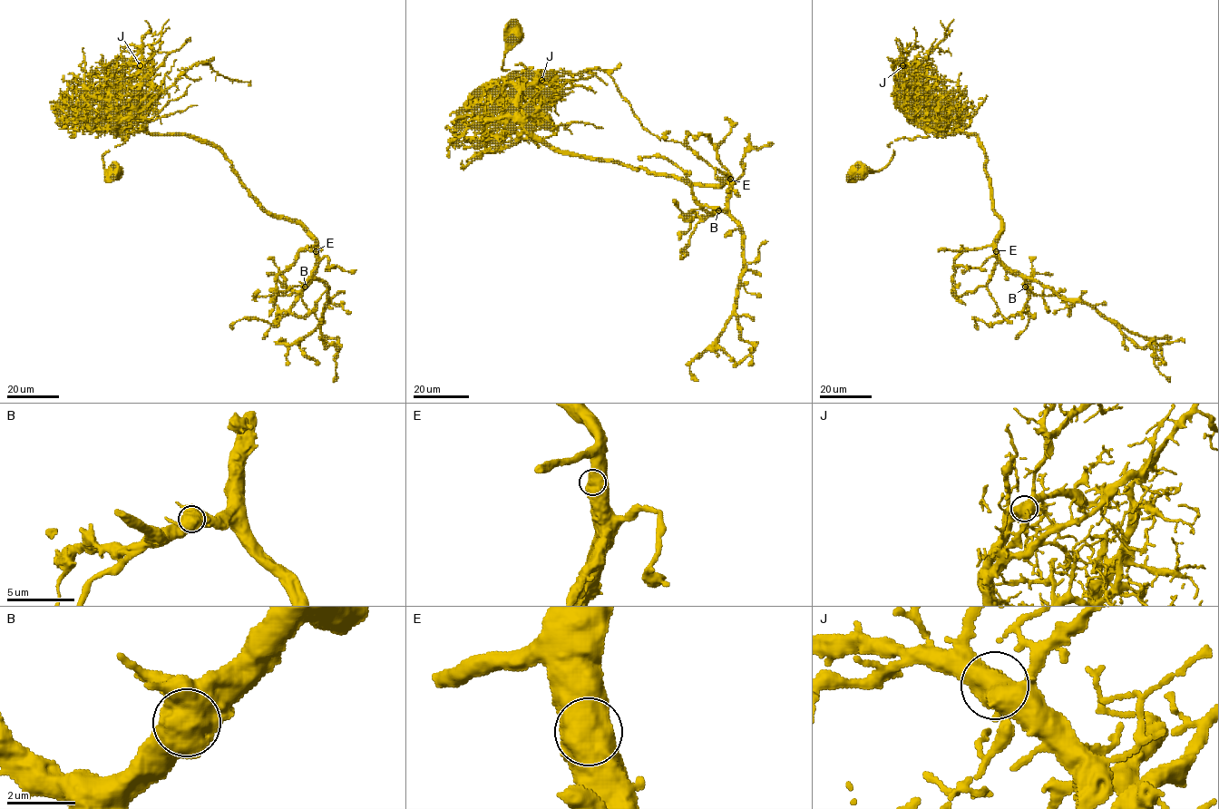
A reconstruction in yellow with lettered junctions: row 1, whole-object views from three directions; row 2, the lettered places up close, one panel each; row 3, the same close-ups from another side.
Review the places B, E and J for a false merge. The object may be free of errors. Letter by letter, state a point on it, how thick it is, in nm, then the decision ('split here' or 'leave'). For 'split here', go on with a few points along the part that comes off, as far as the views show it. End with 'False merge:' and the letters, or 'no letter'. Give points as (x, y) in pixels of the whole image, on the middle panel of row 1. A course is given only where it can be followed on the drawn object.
B: at (718, 210); 950 nm thick; leave
E: at (730, 179); 700 nm thick; leave
J: at (541, 80); 750 nm thick; leave
False merge: no letter

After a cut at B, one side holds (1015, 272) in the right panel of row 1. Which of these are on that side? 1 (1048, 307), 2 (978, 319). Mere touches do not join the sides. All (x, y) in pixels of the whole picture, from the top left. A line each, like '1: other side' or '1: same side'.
1: same side
2: other side

